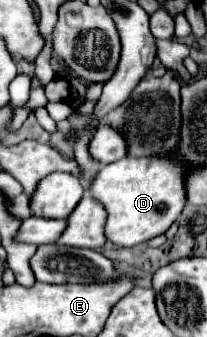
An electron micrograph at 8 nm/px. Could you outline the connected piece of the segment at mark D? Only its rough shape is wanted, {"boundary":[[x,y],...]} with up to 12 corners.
{"boundary":[[123,158],[89,192],[105,236],[137,246],[185,208],[185,174],[169,158]]}

